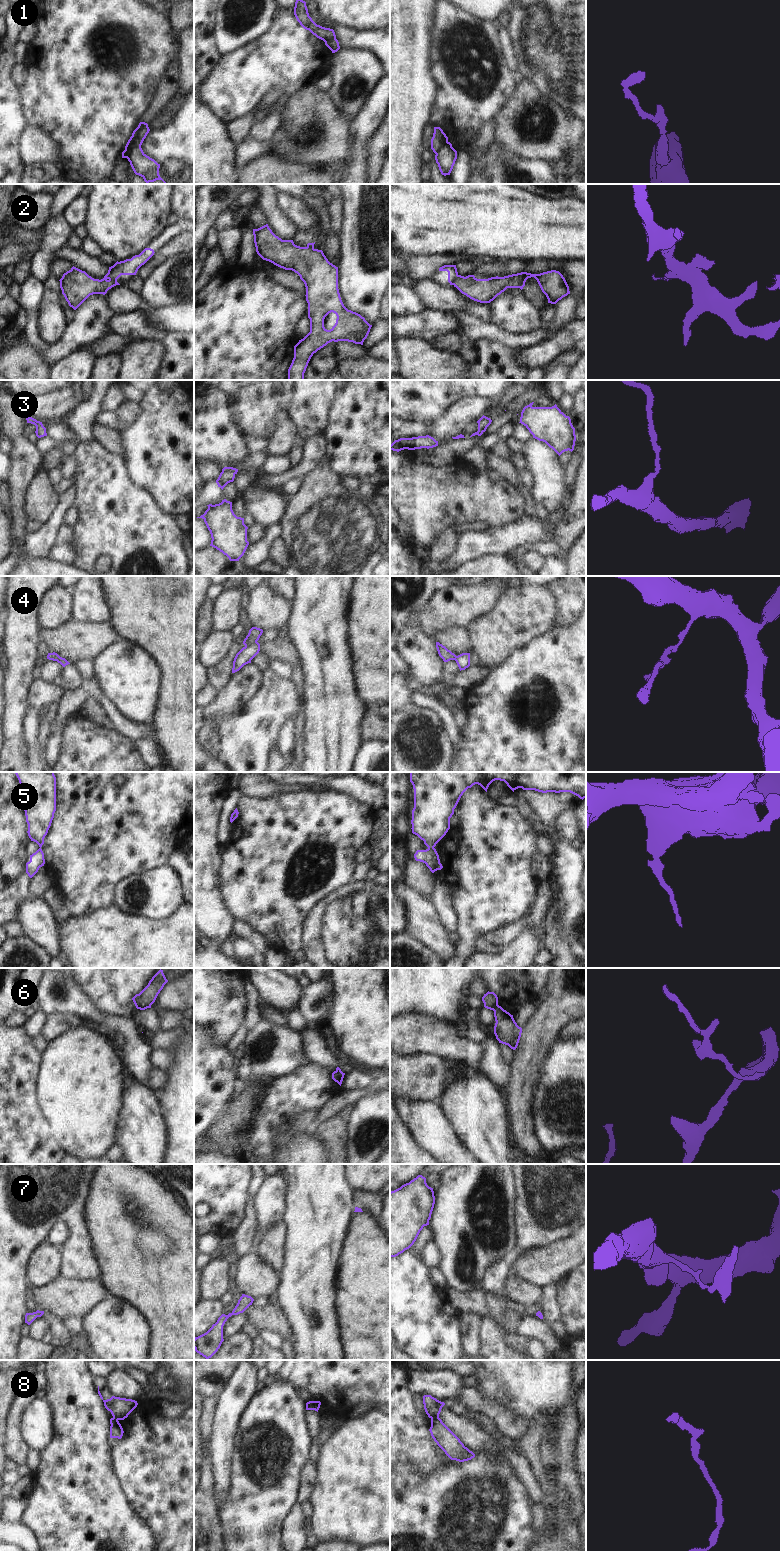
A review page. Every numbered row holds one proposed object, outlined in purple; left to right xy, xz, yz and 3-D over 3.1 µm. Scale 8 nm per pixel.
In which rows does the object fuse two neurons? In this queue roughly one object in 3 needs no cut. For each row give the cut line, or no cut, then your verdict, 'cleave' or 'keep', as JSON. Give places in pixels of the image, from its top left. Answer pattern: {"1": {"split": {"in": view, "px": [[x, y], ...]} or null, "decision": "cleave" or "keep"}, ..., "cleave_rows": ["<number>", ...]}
{"1": {"split": {"in": "xy", "px": [[140, 145], [132, 148], [126, 157]]}, "decision": "cleave"}, "2": {"split": {"in": "yz", "px": [[458, 275], [452, 284]]}, "decision": "cleave"}, "3": {"split": null, "decision": "keep"}, "4": {"split": {"in": "xz", "px": [[256, 641], [245, 646]]}, "decision": "cleave"}, "5": {"split": {"in": "yz", "px": [[428, 847], [433, 848]]}, "decision": "cleave"}, "6": {"split": {"in": "yz", "px": [[498, 1005], [492, 1009]]}, "decision": "cleave"}, "7": {"split": null, "decision": "keep"}, "8": {"split": {"in": "yz", "px": [[438, 1416], [431, 1419]]}, "decision": "cleave"}, "cleave_rows": ["1", "2", "4", "5", "6", "8"]}

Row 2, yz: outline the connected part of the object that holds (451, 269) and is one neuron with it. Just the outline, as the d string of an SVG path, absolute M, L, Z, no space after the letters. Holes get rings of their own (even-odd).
M444 265L439 268L439 271L447 271L448 272L448 282L450 285L453 285L456 277L458 276L456 265Z

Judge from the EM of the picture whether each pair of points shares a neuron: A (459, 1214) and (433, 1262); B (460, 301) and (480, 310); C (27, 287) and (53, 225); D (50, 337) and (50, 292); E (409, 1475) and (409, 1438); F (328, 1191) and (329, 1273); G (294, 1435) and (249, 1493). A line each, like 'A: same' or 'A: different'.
A: different
B: same
C: different
D: same
E: different
F: same
G: same

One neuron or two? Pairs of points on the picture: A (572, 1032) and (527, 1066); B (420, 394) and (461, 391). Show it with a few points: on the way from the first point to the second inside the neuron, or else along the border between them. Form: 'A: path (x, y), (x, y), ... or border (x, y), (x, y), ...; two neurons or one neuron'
A: border (575, 1018), (570, 1020), (556, 1037); two neurons
B: path (430, 391), (451, 391); one neuron

